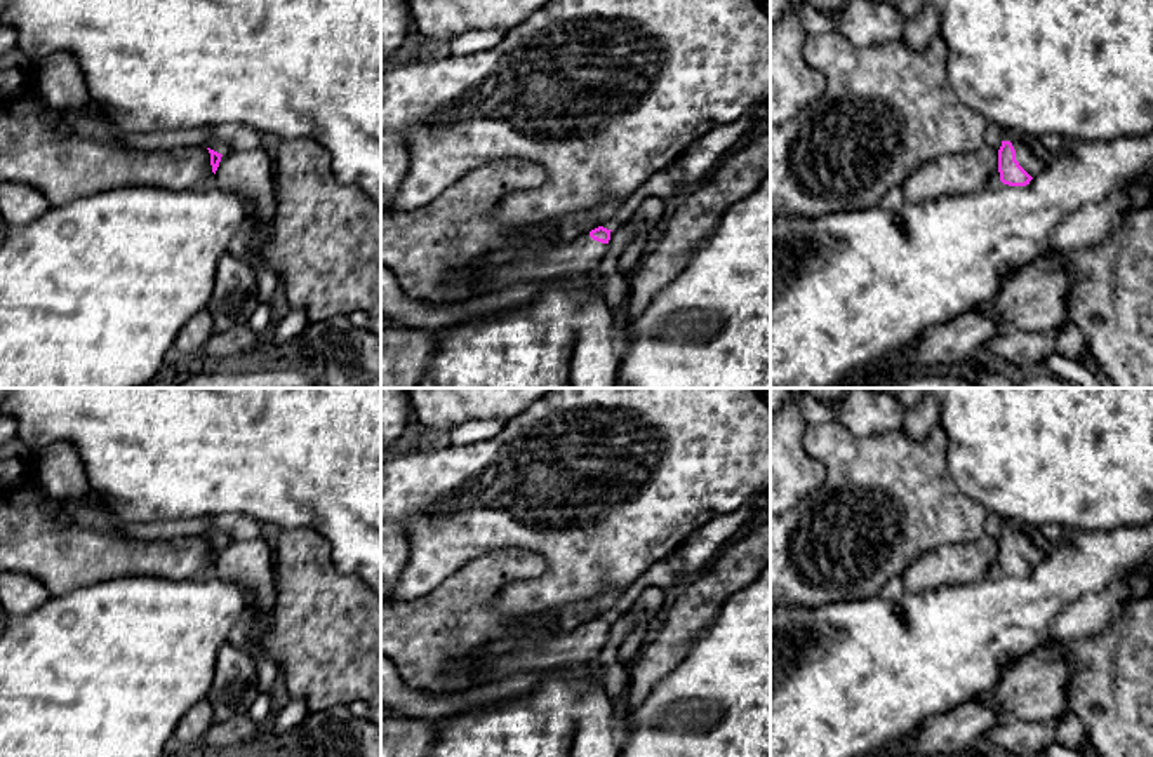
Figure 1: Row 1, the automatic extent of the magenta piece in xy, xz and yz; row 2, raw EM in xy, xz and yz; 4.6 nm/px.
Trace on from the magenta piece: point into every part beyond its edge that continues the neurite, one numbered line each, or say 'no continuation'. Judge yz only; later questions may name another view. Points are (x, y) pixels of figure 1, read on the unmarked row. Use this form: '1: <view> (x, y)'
1: yz (1028, 550)

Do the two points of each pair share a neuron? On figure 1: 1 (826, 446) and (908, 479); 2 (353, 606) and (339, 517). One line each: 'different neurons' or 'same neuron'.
1: same neuron
2: different neurons

